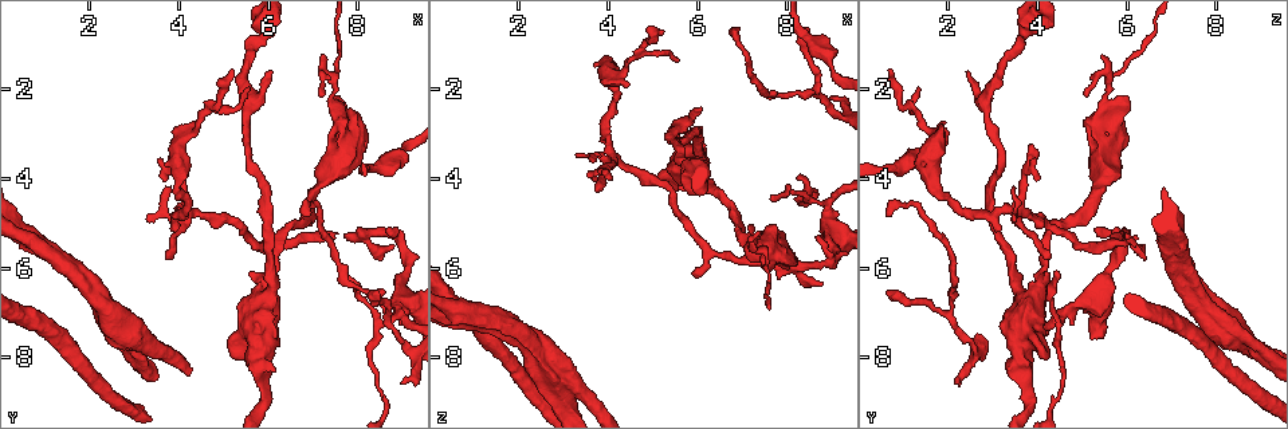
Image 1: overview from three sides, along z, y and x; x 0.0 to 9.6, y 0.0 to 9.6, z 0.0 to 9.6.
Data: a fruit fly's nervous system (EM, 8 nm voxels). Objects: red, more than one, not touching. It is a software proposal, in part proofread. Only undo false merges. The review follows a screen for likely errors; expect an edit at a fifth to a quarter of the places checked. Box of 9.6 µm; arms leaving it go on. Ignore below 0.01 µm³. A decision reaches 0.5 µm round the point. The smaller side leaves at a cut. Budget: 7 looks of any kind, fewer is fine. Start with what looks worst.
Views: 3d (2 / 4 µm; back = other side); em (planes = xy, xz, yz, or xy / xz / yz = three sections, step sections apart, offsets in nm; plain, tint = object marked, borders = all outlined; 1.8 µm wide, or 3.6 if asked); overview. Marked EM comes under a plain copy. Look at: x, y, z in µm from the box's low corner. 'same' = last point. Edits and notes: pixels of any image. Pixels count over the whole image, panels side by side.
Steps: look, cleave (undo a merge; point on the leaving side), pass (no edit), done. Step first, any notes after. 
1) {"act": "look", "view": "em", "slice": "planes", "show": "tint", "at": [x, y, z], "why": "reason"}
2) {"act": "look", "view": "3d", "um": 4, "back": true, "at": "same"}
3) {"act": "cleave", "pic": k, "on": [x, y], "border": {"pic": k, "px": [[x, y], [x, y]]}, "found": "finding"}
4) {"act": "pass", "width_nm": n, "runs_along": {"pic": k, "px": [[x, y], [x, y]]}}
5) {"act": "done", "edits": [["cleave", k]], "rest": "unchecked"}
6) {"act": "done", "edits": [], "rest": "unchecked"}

{"act": "look", "view": "em", "um": 3.6, "slice": "planes", "show": "tint", "at": [6.10, 6.65, 3.65], "why": "arms run side by side"}

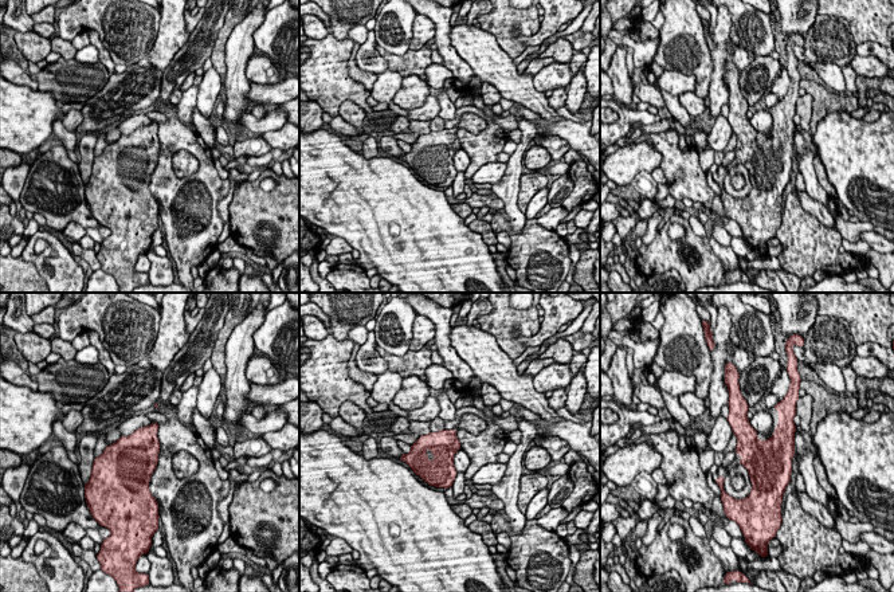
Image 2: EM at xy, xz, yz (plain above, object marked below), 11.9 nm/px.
{"act": "pass", "found": "continuous, no second neuron"}

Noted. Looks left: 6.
{"act": "look", "view": "3d", "um": 4, "back": true, "at": [2.90, 7.45, 8.45], "why": "looks like a crossing"}

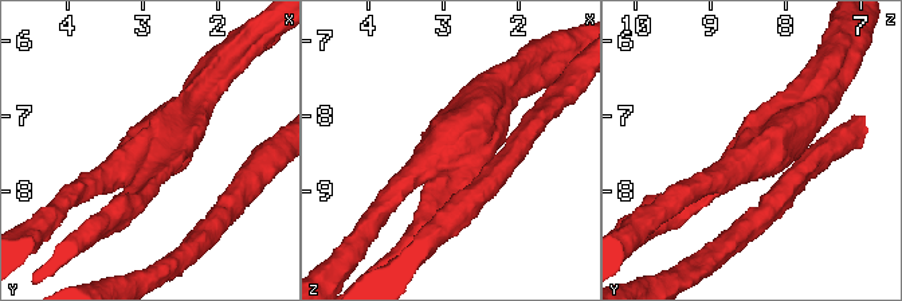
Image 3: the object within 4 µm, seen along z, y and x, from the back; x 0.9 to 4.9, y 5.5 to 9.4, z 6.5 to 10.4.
{"act": "look", "view": "em", "slice": "planes", "show": "tint", "at": [2.95, 7.50, 8.40], "arms": 4}

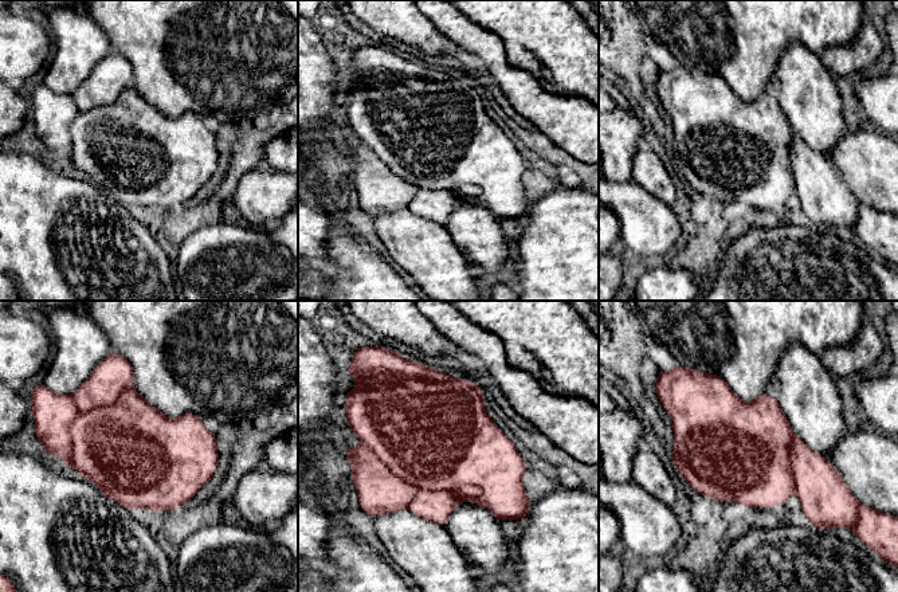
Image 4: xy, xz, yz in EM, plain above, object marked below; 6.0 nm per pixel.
{"act": "cleave", "pic": 4, "on": [380, 491], "found": "a second neuron is stuck on"}

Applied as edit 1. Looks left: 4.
{"act": "look", "view": "overview"}

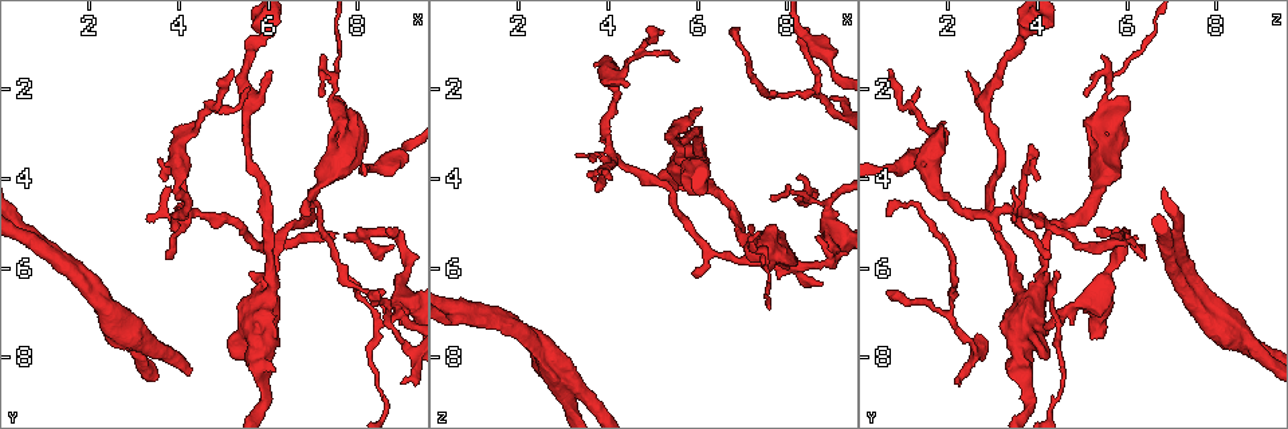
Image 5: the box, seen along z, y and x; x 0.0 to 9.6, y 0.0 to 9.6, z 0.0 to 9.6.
{"act": "look", "view": "3d", "um": 2, "at": [4.10, 4.75, 3.50], "why": "abrupt turn"}

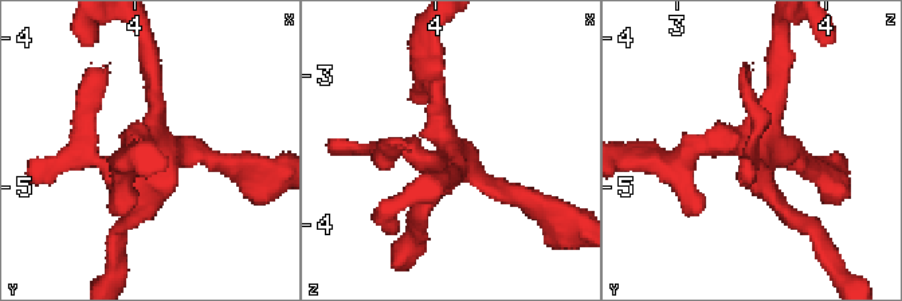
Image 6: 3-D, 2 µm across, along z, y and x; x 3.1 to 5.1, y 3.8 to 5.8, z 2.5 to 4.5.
{"act": "look", "view": "em", "slice": "xz", "step": 8, "show": "tint", "at": "same"}

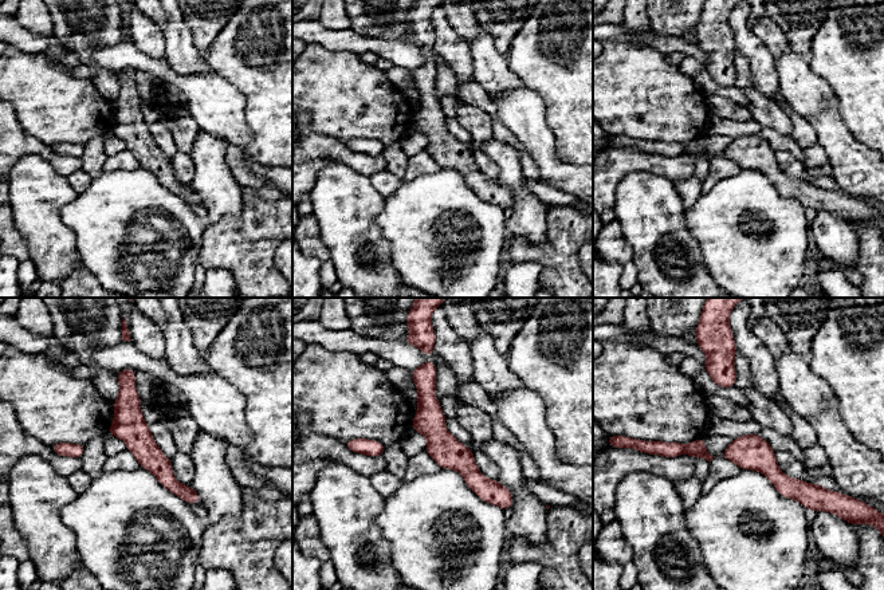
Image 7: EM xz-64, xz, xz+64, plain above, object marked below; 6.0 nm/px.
{"act": "look", "view": "em", "slice": "xy", "step": 8, "show": "borders", "at": "same", "why": "cut it another way"}

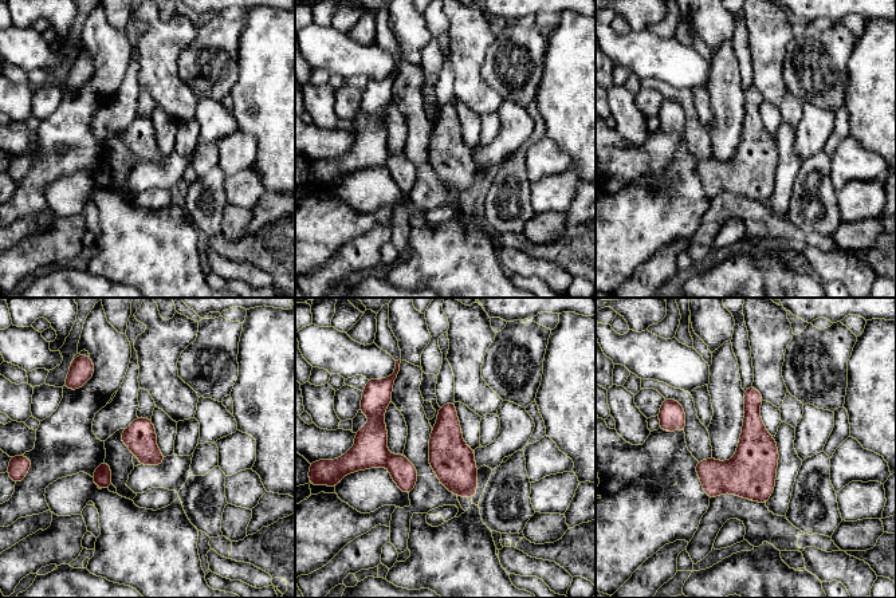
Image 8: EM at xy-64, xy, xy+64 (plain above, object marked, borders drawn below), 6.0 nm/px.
{"act": "cleave", "pic": 8, "on": [370, 447], "found": "two neurons meet here"}

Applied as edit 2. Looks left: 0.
{"act": "done", "edits": [["cleave", 4], ["cleave", 8]], "rest": "unchecked"}

